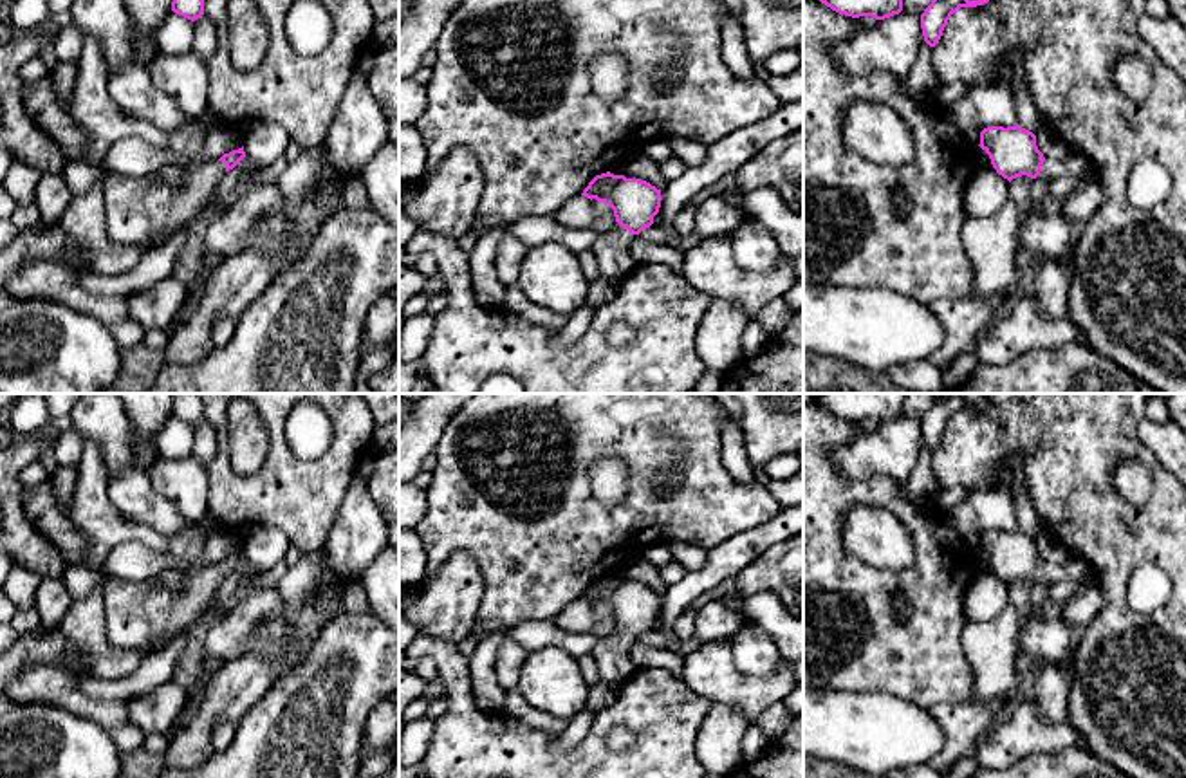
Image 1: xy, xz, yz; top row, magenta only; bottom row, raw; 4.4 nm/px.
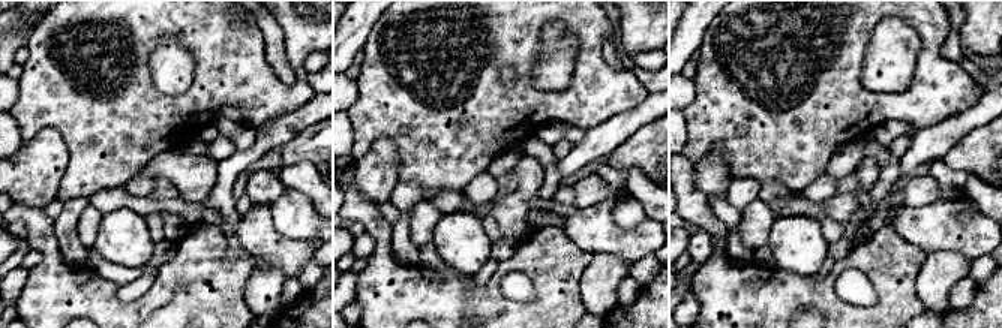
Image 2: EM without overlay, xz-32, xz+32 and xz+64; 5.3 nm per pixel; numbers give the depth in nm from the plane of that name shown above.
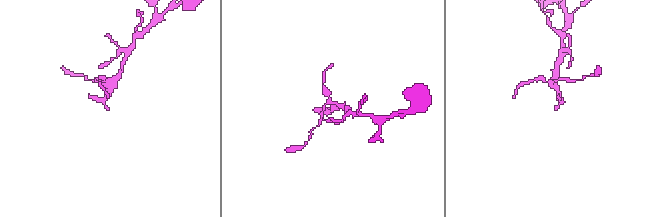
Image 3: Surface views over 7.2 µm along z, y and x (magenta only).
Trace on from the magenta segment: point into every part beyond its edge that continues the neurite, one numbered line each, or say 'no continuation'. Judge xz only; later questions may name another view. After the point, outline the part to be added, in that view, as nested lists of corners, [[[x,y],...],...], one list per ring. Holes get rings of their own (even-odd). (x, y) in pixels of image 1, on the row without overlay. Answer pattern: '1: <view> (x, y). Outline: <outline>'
1: xz (611, 654). Outline: [[[617,626],[608,635],[601,635],[601,641],[592,650],[601,682],[621,684],[637,671],[628,657],[632,644],[634,639]]]

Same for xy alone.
1: xy (145, 616). Outline: [[[218,563],[188,572],[177,590],[161,576],[130,581],[107,574],[103,603],[108,644],[141,653],[164,648],[206,614],[226,578]]]

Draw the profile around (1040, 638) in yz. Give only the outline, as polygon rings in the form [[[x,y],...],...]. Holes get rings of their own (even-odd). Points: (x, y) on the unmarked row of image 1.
[[[1042,614],[1031,616],[1020,625],[1015,637],[1016,655],[1031,659],[1034,664],[1040,661],[1052,661],[1061,664],[1070,650],[1074,625],[1063,617],[1043,617]]]

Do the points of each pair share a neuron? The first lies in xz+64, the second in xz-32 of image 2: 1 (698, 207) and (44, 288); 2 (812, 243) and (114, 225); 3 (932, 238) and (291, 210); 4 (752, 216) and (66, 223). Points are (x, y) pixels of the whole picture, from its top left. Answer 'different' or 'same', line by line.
1: same
2: same
3: different
4: different

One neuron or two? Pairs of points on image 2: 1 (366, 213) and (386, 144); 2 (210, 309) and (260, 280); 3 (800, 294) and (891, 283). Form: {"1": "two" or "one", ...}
{"1": "two", "2": "two", "3": "one"}

